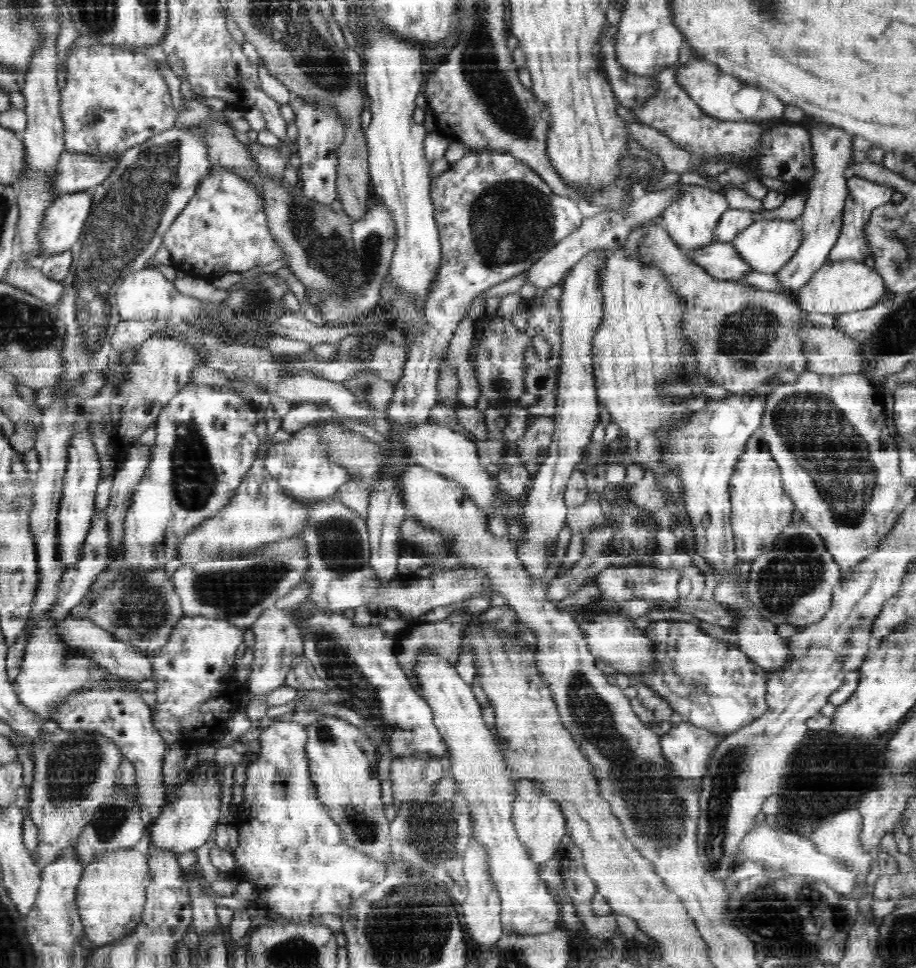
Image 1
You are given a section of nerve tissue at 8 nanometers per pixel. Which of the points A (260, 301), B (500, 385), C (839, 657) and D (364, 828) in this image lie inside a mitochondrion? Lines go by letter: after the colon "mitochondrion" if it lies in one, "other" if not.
A: mitochondrion
B: mitochondrion
C: mitochondrion
D: mitochondrion

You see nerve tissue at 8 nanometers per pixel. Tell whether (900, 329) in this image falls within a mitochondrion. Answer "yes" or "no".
yes

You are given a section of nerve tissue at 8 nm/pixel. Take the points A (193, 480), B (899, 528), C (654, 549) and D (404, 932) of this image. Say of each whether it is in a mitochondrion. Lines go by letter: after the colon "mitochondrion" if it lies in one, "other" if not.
A: mitochondrion
B: other
C: other
D: mitochondrion

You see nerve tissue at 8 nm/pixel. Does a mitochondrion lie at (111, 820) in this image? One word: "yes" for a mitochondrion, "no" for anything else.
yes

